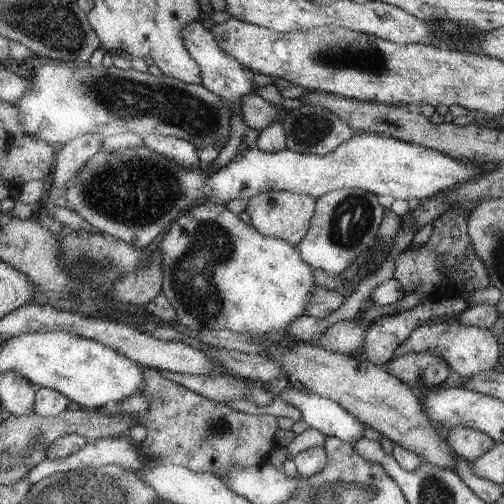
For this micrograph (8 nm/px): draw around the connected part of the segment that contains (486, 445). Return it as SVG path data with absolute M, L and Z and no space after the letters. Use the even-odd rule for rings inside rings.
M464 426L450 428L447 441L459 457L470 463L496 446L493 437L480 430L464 428Z

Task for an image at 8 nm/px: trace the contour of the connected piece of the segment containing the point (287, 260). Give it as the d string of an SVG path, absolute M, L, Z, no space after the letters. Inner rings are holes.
M206 201L190 208L157 241L162 272L165 273L162 292L177 312L178 326L184 330L226 329L262 336L286 331L286 326L304 313L310 290L315 285L314 270L297 247L289 241L263 235L219 202Z

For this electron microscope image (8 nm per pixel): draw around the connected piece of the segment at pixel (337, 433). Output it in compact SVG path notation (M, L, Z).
M290 383L277 398L282 398L286 404L294 404L300 410L303 421L327 437L338 437L350 443L364 437L367 426L338 401L318 396L313 391L296 390Z

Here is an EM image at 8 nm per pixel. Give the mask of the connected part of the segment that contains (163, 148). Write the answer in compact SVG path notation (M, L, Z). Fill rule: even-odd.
M160 134L144 136L143 141L146 147L153 149L154 152L161 153L162 156L168 156L170 160L178 160L178 164L186 164L186 168L192 168L196 164L203 164L198 158L197 148L188 141Z

